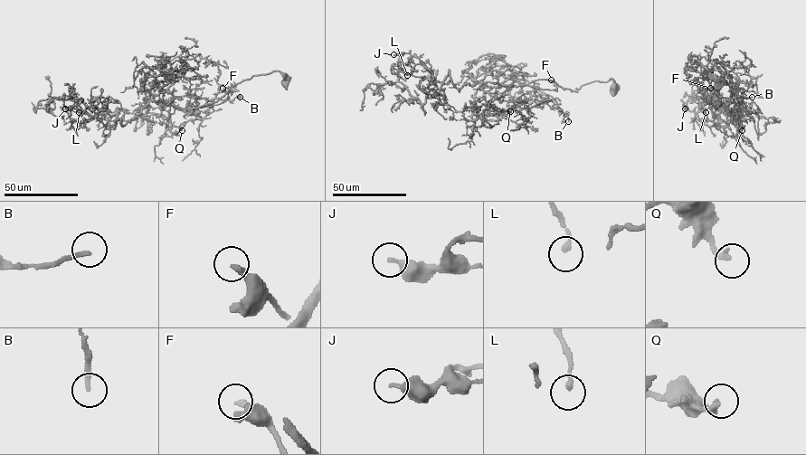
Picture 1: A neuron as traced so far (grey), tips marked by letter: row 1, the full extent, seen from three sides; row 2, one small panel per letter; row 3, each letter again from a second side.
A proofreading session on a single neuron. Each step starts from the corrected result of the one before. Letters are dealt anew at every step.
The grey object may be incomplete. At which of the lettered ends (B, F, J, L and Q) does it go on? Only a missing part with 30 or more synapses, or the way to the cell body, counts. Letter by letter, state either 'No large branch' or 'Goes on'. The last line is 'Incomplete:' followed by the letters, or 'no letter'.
B: No large branch
F: Goes on
J: No large branch
L: No large branch
Q: Goes on
Incomplete: F, Q

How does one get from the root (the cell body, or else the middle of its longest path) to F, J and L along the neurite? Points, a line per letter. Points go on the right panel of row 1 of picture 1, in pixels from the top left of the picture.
F: (718, 82), (709, 74), (712, 71), (721, 80), (709, 100), (715, 108), (720, 98), (710, 88)
J: (718, 82), (712, 71), (721, 121), (701, 120), (727, 127), (715, 98), (685, 109)
L: (718, 82), (712, 71), (721, 121), (702, 122), (734, 118), (701, 86), (690, 96), (706, 112)

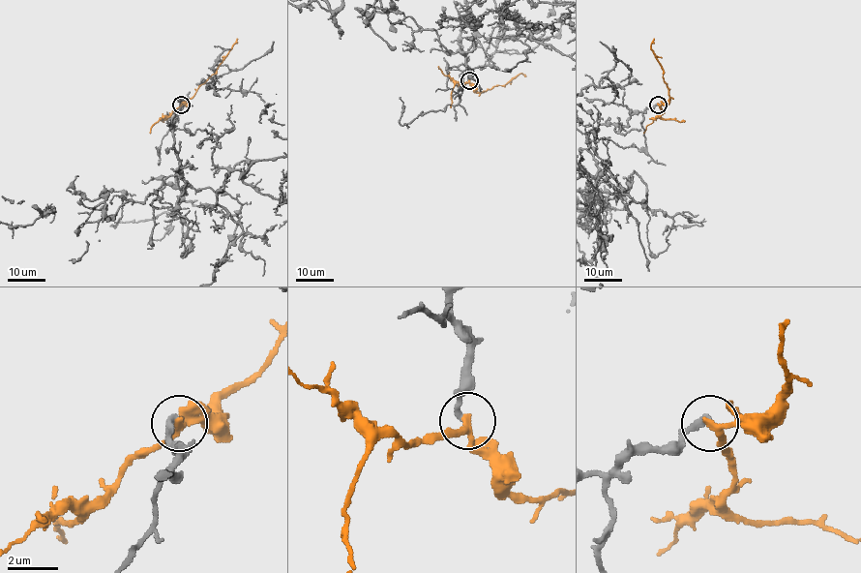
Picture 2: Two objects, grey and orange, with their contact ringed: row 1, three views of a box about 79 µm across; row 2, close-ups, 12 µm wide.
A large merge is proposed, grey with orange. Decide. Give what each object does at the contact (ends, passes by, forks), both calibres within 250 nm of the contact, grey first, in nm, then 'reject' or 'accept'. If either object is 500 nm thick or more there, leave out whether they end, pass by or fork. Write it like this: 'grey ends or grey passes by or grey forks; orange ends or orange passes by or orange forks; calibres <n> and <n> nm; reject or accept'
grey ends; orange passes by; calibres 240 and 240 nm; reject

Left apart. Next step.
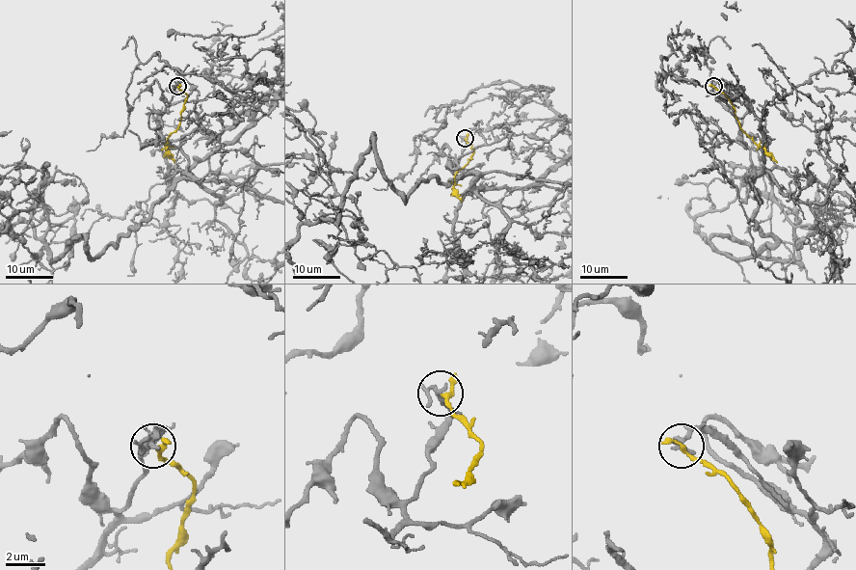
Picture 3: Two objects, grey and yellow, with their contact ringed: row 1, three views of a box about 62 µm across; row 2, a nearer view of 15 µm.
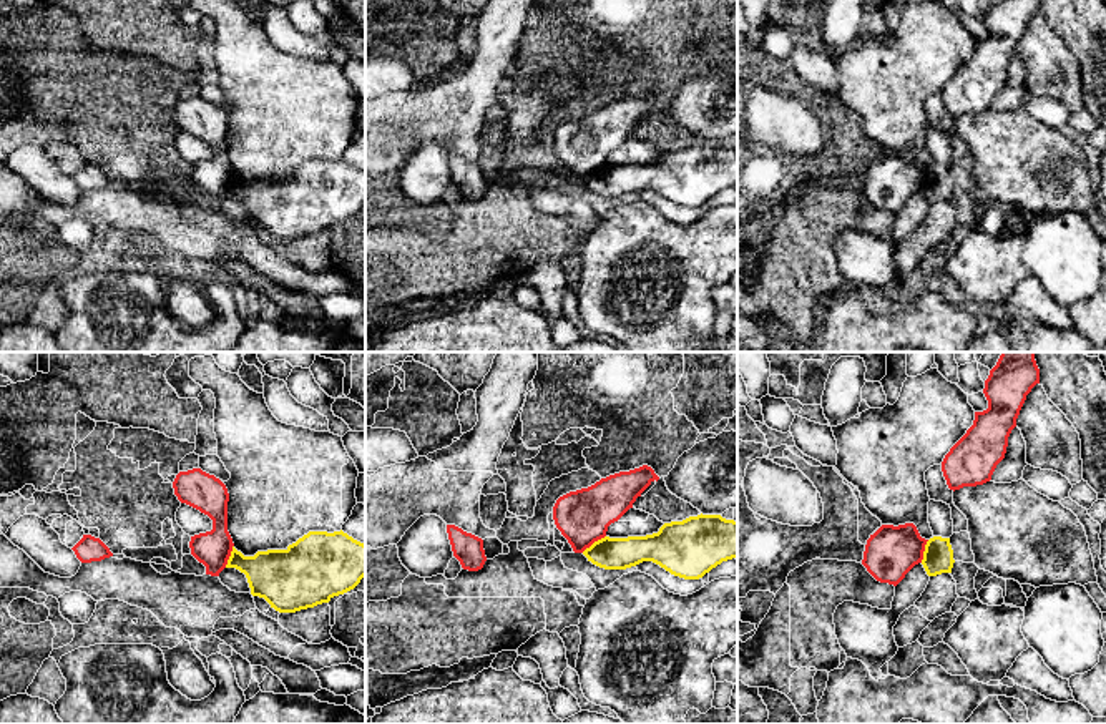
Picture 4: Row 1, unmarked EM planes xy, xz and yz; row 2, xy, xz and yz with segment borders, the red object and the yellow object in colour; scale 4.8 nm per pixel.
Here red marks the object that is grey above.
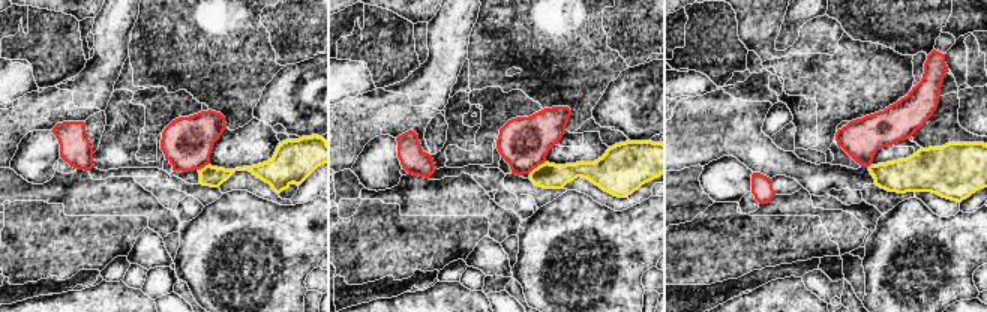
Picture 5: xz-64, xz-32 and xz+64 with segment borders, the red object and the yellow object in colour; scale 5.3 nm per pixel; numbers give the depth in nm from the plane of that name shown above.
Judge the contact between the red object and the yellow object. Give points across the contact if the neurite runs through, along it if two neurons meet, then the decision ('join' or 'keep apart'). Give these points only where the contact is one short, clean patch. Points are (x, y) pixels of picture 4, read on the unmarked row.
border along xz (605, 163), (582, 180); keep apart

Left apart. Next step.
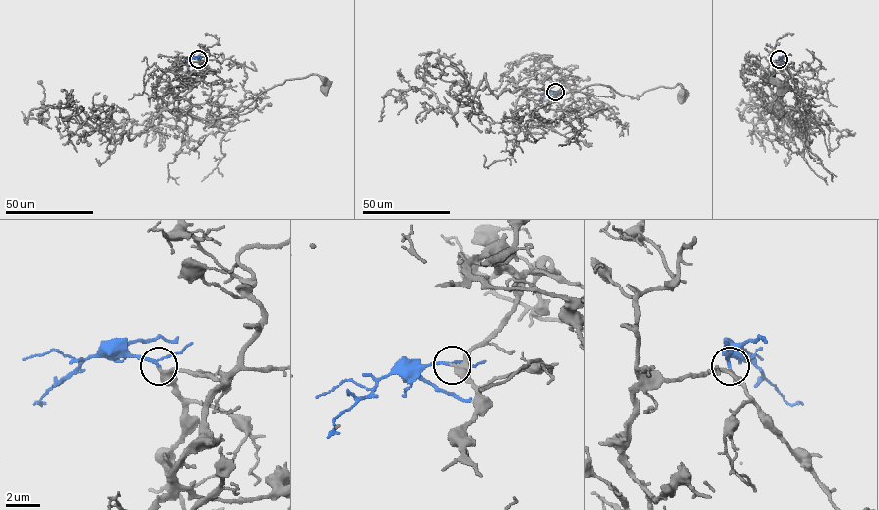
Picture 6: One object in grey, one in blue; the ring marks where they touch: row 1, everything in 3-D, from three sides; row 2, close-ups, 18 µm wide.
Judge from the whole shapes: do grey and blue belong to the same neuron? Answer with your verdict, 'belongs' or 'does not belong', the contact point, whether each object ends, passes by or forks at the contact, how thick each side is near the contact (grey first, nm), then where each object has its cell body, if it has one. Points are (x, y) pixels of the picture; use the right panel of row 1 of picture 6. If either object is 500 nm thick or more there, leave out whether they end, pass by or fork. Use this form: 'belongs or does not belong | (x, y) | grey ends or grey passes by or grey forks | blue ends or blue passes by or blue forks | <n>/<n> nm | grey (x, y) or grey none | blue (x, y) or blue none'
belongs | (779, 59) | grey passes by | blue passes by | 240/140 nm | grey (781, 88) | blue none

